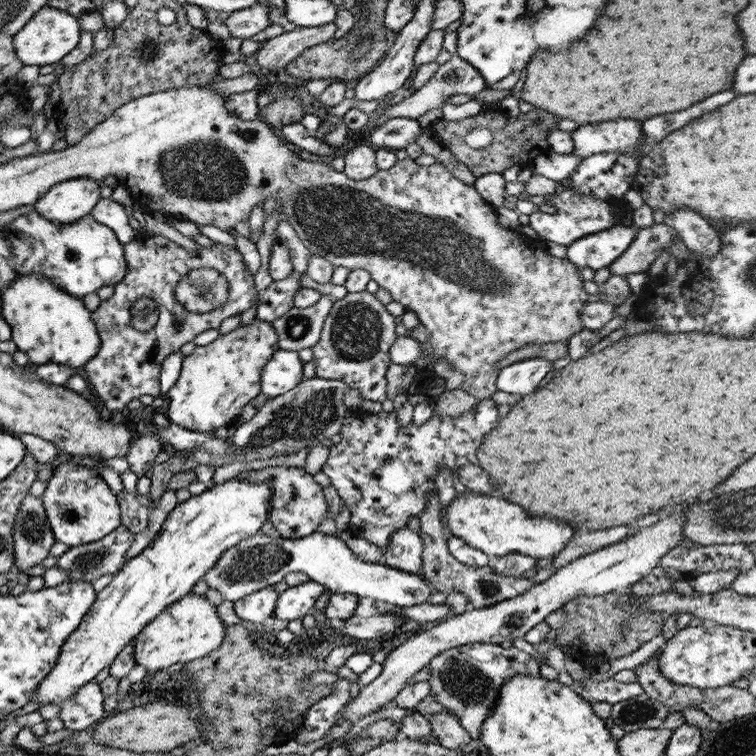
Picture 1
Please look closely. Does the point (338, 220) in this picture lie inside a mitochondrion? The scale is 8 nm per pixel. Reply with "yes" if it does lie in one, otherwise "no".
yes

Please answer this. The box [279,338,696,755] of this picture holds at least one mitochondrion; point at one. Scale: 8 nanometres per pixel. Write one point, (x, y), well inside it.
(471, 684)

